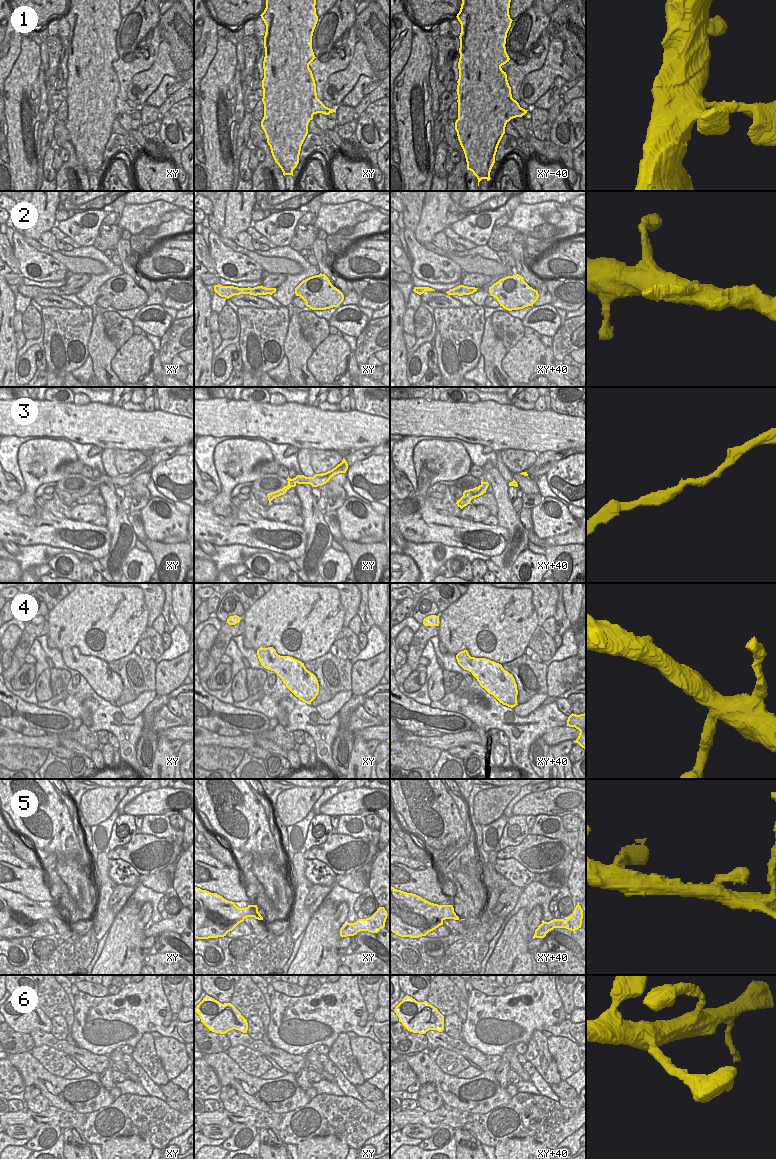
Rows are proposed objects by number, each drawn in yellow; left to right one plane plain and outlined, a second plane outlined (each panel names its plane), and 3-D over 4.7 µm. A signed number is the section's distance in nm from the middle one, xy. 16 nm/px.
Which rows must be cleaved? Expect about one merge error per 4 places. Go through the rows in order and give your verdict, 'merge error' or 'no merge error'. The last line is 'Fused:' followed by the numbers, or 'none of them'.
1: no merge error
2: merge error
3: no merge error
4: no merge error
5: no merge error
6: no merge error
Fused: 2

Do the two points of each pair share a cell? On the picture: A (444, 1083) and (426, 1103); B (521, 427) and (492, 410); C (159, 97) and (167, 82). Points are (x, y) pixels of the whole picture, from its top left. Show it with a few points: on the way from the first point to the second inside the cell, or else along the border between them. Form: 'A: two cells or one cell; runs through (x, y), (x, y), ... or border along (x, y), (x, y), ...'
A: two cells; border along (434, 1091), (444, 1103)
B: one cell; runs through (514, 427), (509, 427), (499, 417)
C: one cell; runs through (160, 93), (164, 86)

